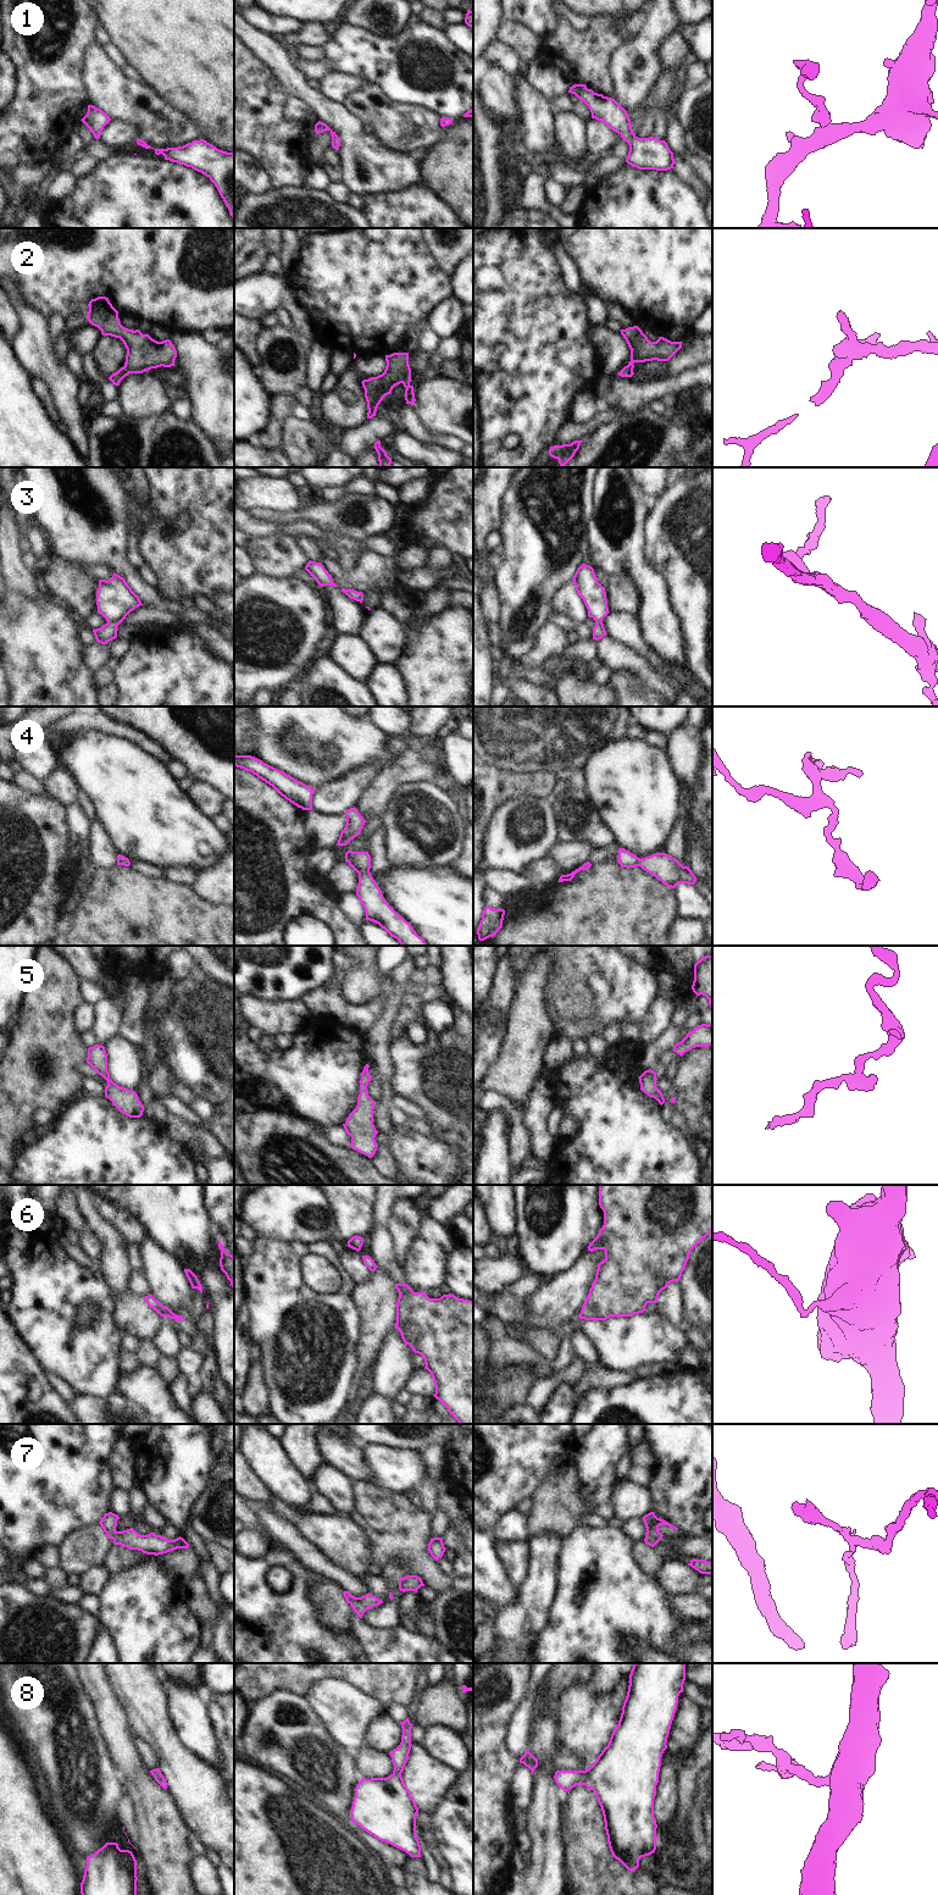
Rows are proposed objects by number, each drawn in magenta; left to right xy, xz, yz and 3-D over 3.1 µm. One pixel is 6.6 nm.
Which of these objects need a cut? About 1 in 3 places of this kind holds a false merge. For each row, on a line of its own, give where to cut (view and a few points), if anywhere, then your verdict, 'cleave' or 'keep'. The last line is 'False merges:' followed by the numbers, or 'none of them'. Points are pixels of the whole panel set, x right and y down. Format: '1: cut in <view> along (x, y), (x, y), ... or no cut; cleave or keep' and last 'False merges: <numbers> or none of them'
1: no cut; keep
2: no cut; keep
3: no cut; keep
4: no cut; keep
5: no cut; keep
6: cut in xz along (412, 1291), (400, 1294); cleave
7: cut in yz along (658, 1529), (650, 1528), (647, 1531); cleave
8: no cut; keep
False merges: 6, 7

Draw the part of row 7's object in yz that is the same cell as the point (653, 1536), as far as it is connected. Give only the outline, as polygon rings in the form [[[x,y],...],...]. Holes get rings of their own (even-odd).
[[[650,1529],[645,1533],[645,1544],[654,1547],[661,1539],[662,1539],[662,1534],[656,1530],[656,1529]]]

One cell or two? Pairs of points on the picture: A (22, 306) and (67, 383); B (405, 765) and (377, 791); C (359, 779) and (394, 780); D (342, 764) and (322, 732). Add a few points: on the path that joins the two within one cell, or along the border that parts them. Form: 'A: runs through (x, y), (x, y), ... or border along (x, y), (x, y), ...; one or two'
A: runs through (32, 326), (32, 347), (48, 364); one
B: runs through (398, 773), (384, 783); one
C: border along (379, 771), (365, 787), (356, 803); two
D: runs through (334, 757), (332, 754), (332, 743), (328, 740); one

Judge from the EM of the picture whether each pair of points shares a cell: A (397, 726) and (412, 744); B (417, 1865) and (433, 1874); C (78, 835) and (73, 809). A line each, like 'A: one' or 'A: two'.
A: one
B: two
C: one

